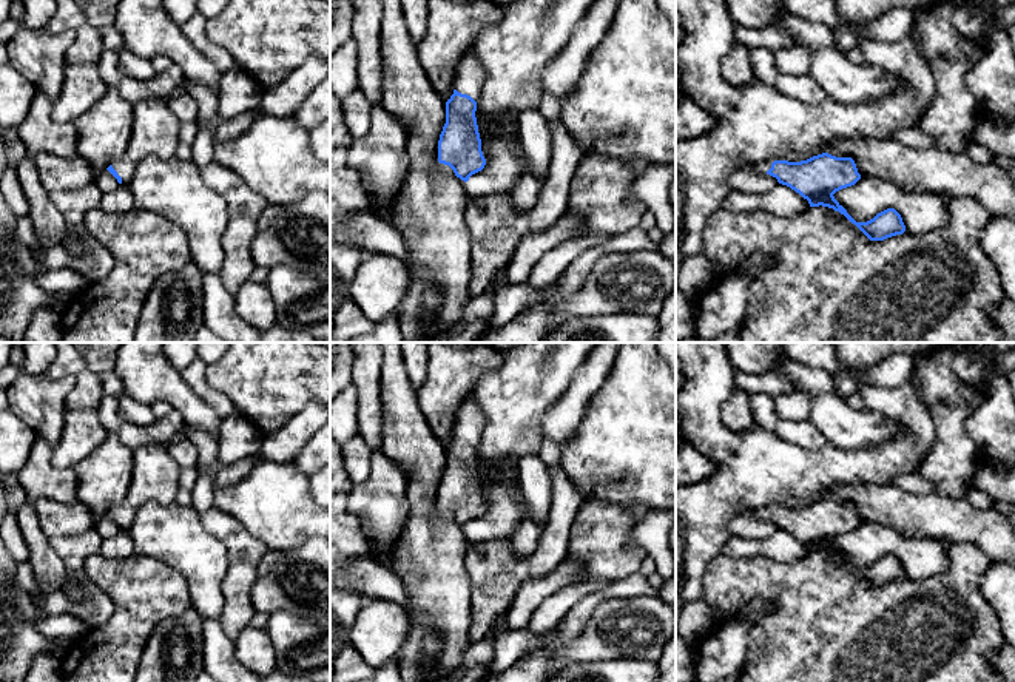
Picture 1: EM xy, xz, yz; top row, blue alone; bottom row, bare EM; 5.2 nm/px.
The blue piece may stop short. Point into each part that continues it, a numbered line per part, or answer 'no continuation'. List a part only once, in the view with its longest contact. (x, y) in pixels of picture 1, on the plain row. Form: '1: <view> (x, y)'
1: xz (471, 423)

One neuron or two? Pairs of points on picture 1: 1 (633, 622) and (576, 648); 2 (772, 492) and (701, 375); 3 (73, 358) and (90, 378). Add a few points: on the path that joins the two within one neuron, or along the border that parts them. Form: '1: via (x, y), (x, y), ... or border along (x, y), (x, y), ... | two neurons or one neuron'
1: via (619, 628), (590, 647) | one neuron
2: via (741, 462), (730, 457), (704, 429), (701, 406) | one neuron
3: via (74, 363), (85, 374) | one neuron

